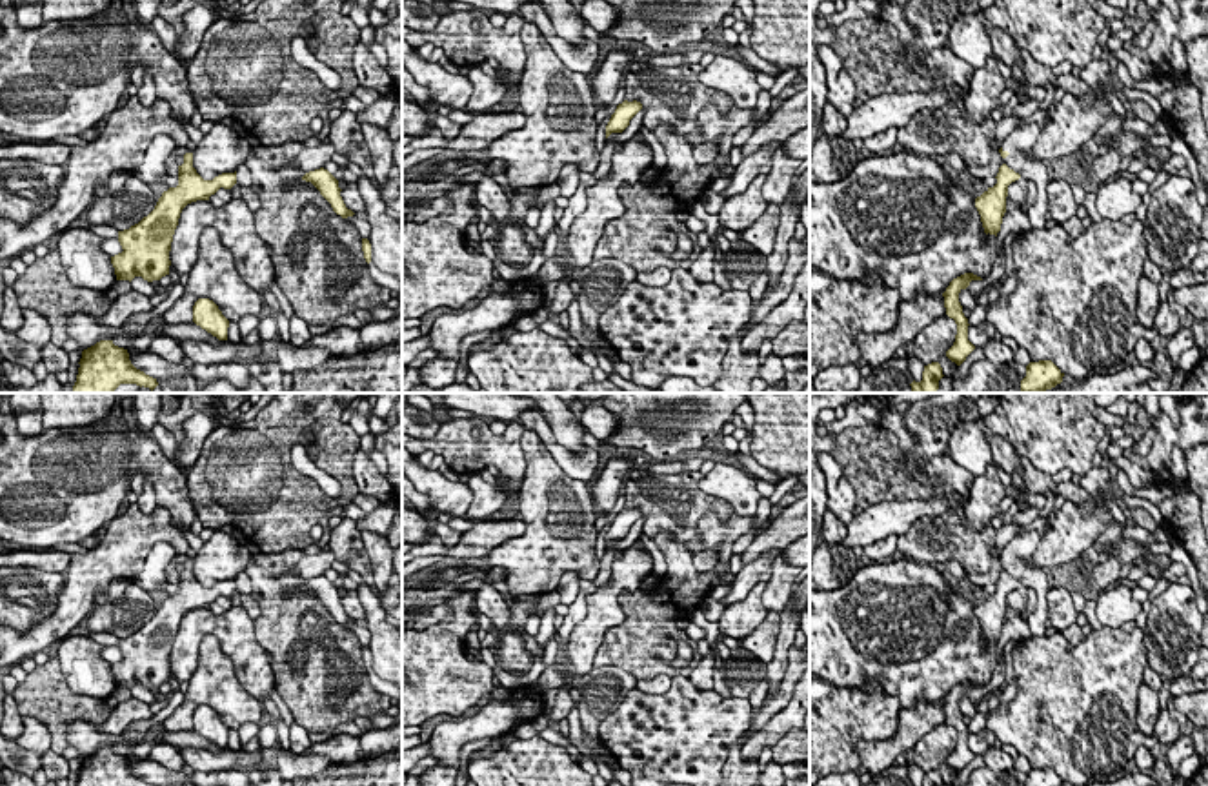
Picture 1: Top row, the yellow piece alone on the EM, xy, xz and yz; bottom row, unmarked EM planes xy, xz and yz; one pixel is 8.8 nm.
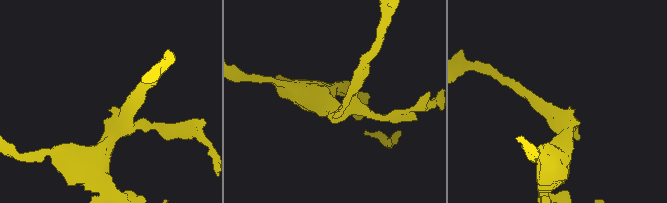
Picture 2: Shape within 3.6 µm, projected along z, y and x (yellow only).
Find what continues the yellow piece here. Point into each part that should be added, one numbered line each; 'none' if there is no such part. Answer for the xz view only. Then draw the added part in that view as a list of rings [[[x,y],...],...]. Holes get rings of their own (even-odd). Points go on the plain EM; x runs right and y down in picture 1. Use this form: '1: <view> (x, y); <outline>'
none

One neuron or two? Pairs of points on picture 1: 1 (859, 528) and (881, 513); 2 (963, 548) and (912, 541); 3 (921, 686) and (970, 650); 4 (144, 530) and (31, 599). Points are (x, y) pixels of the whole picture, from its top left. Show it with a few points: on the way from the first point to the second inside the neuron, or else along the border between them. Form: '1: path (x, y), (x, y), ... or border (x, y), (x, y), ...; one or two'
1: path (865, 528), (875, 519); one
2: path (950, 548), (937, 552), (925, 544); one
3: path (934, 674), (957, 652); one
4: border (66, 574), (57, 608), (46, 617); two

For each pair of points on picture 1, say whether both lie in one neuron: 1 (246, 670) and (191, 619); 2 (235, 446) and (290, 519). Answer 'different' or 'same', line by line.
1: same
2: same

